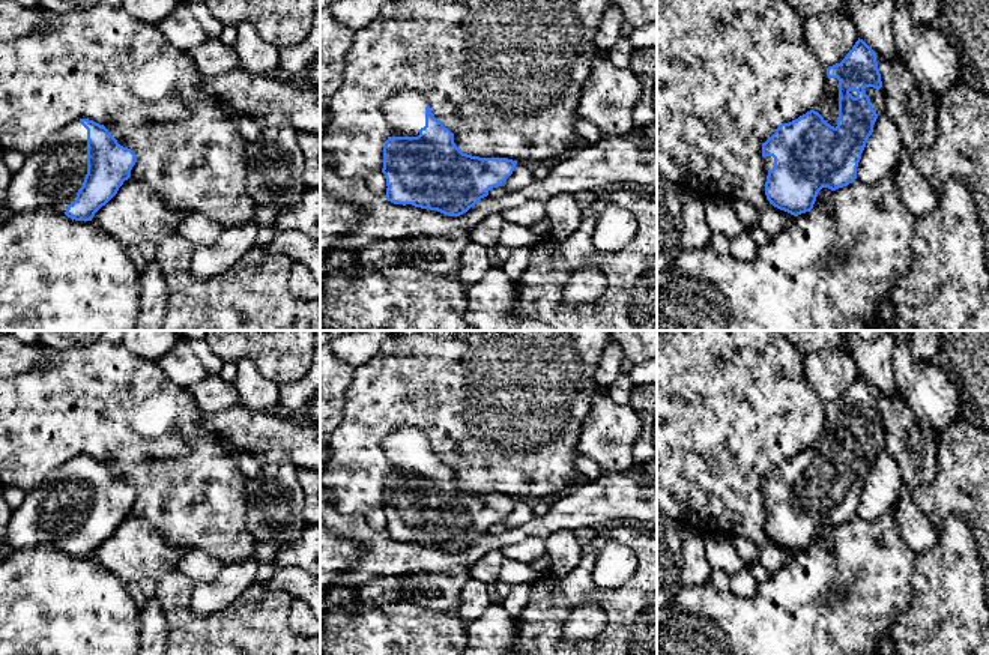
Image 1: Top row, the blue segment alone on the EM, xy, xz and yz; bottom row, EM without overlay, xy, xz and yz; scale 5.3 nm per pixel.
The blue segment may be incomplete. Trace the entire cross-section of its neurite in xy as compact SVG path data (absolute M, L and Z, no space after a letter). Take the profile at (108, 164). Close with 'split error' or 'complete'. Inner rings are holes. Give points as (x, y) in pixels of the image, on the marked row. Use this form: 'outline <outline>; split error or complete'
outline M89 119L72 120L51 132L12 174L6 191L6 206L12 212L47 209L75 221L92 221L131 177L135 162L135 153L120 146L104 125Z; split error

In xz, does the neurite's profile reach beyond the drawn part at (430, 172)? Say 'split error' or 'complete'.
split error

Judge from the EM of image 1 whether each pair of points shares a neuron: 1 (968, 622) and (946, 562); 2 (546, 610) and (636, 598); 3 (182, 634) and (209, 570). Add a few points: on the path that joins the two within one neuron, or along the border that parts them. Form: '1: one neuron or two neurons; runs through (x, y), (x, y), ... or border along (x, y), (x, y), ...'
1: one neuron; runs through (953, 607), (949, 603), (949, 577)
2: one neuron; runs through (568, 595), (613, 598)
3: two neurons; border along (178, 570), (196, 585)

